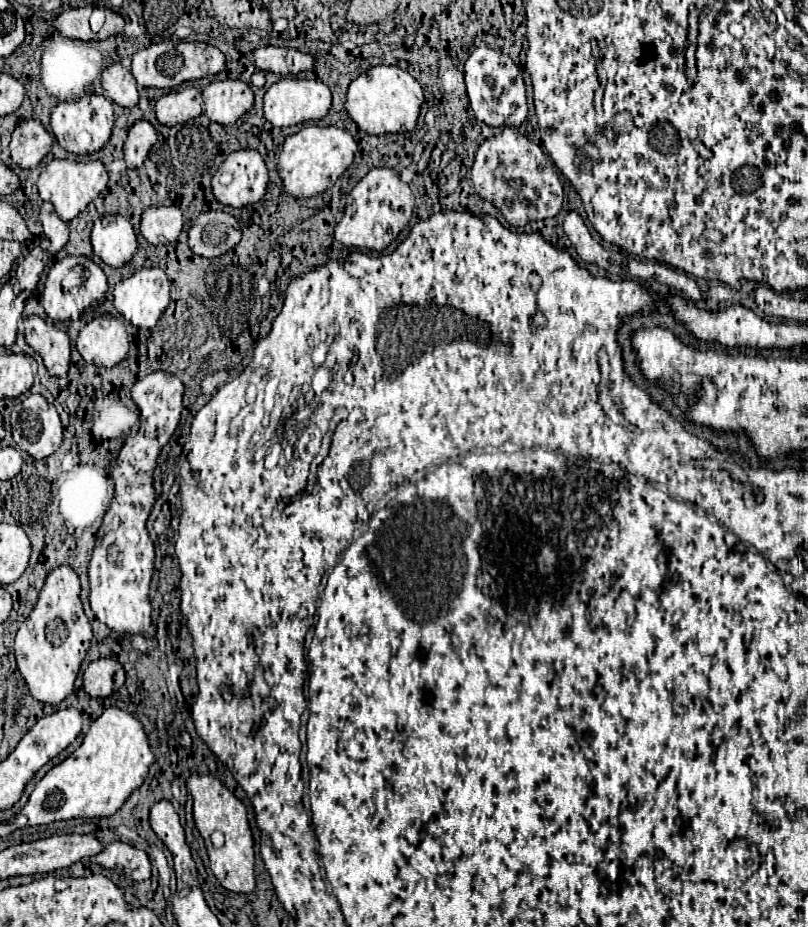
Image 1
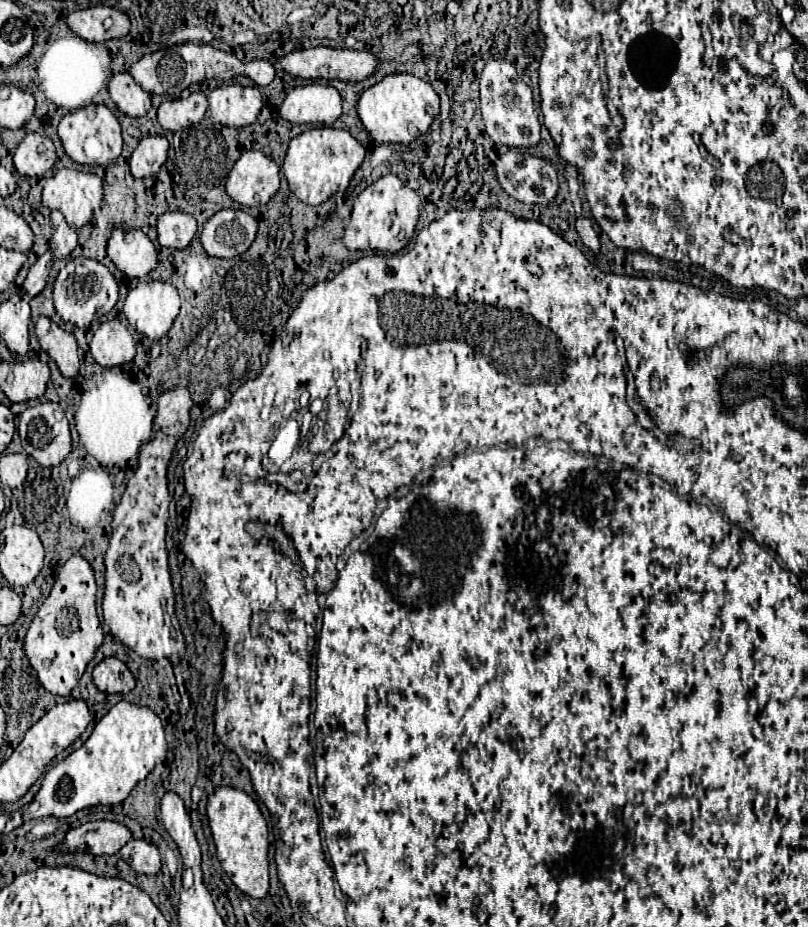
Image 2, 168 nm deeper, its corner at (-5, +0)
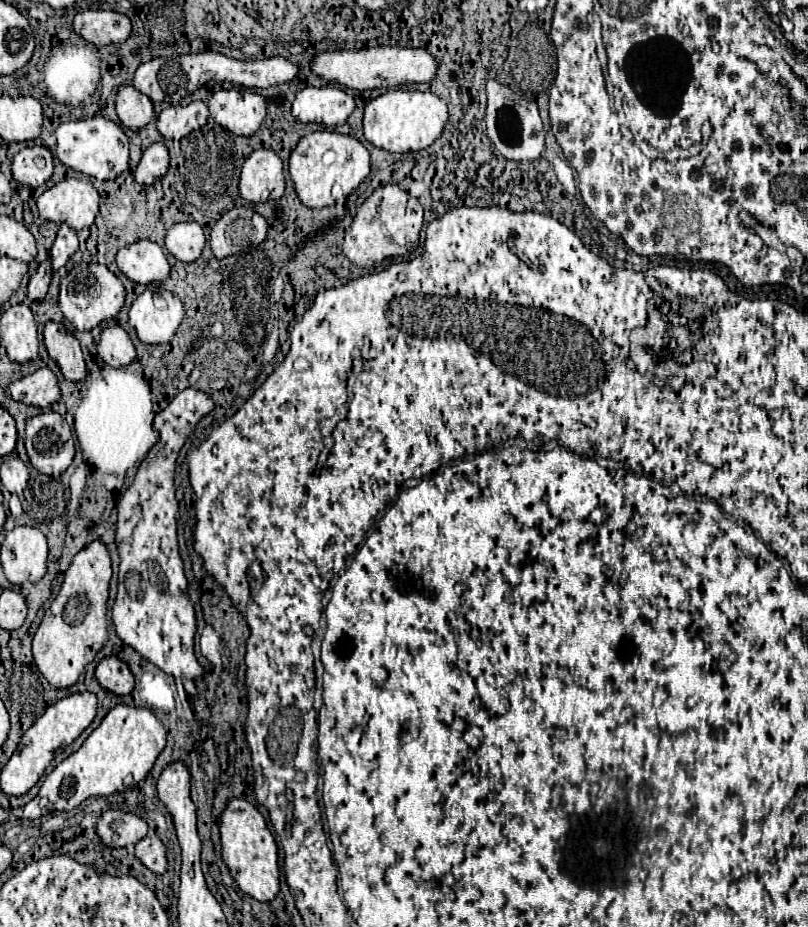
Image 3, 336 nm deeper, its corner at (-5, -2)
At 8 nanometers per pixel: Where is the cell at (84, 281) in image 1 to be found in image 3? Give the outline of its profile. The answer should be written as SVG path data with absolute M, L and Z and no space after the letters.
M75 264L69 274L65 276L59 288L59 308L63 316L77 328L77 330L93 330L103 320L111 320L119 314L125 304L125 286L123 282L101 264Z

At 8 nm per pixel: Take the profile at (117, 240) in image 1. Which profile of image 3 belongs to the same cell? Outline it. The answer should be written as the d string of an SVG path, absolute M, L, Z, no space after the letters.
M139 240L133 246L125 246L117 252L119 270L133 282L151 286L169 278L171 266L159 244L151 240Z

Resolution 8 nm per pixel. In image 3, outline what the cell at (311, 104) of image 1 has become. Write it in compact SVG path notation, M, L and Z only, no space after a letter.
M307 86L297 94L293 102L293 114L297 120L325 126L345 124L353 108L355 100L347 92L331 86L325 88Z

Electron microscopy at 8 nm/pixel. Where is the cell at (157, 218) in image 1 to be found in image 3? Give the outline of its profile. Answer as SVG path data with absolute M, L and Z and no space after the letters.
M197 222L173 224L167 230L165 248L181 262L195 262L205 246L203 228Z

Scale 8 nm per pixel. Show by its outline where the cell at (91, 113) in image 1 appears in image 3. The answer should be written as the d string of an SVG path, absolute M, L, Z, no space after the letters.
M89 118L89 120L77 120L77 122L63 122L57 130L57 148L55 148L55 156L69 168L91 176L95 180L115 180L121 172L125 172L129 168L129 140L123 134L123 130L103 118Z

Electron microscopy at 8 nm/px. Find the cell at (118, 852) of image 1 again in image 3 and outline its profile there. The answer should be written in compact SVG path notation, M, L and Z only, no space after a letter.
M147 836L135 846L135 856L155 874L165 874L167 870L167 854L165 846L157 836Z

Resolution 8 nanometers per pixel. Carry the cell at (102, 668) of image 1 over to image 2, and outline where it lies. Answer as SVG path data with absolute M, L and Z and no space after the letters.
M115 656L101 660L93 668L93 682L101 692L107 692L107 694L111 694L111 692L127 694L127 692L131 692L135 688L133 674Z

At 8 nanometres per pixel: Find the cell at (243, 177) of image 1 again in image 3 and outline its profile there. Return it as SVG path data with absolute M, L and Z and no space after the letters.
M255 150L243 164L239 194L241 198L257 204L277 200L285 190L283 162L273 150Z

